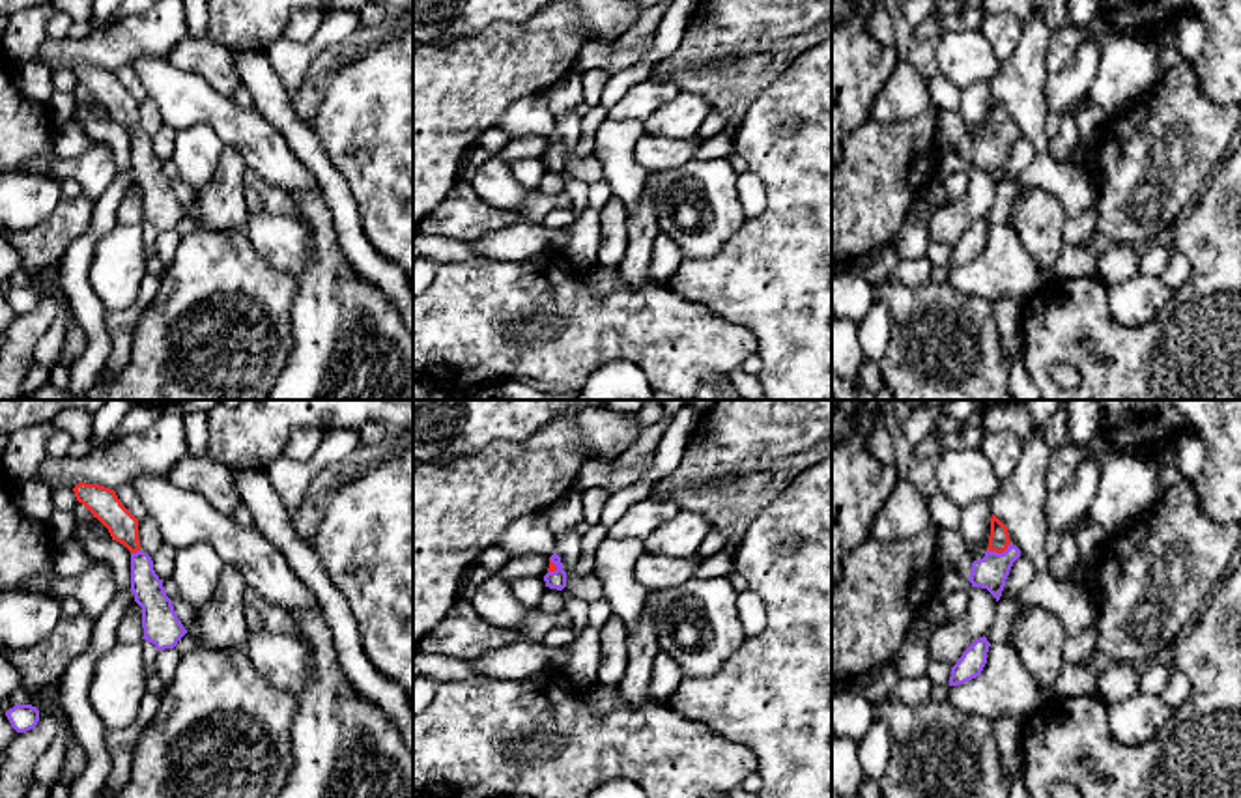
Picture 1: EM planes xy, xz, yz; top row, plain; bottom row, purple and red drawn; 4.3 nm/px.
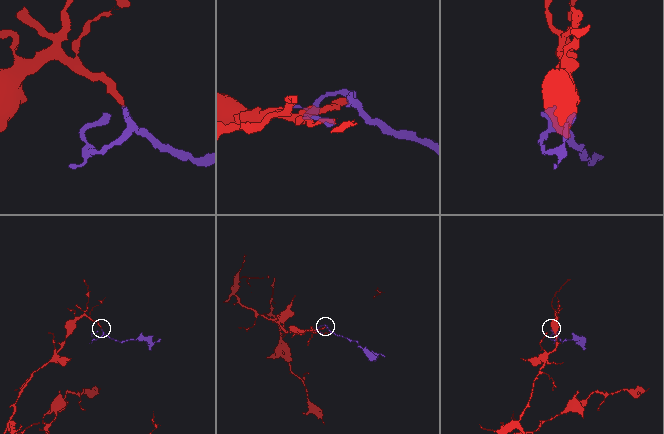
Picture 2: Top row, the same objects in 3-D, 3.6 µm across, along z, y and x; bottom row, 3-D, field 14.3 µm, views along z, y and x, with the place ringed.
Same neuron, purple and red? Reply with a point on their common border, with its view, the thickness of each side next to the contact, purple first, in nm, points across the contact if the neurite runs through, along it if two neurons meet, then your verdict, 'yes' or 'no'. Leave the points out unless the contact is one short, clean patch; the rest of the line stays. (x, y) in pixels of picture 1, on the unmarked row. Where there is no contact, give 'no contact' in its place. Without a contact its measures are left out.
meets purple in yz at (998, 135); 140 nm thick on the purple side, 90 nm on the other; runs through yz (989, 154), (998, 135), (998, 122); yes

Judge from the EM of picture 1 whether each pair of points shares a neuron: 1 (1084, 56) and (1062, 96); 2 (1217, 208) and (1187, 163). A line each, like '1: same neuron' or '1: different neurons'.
1: same neuron
2: different neurons

